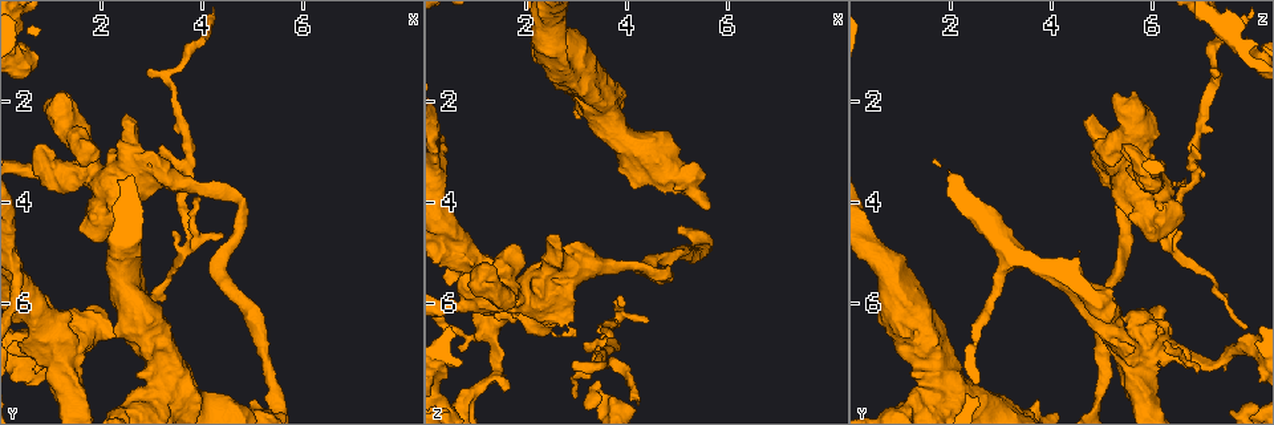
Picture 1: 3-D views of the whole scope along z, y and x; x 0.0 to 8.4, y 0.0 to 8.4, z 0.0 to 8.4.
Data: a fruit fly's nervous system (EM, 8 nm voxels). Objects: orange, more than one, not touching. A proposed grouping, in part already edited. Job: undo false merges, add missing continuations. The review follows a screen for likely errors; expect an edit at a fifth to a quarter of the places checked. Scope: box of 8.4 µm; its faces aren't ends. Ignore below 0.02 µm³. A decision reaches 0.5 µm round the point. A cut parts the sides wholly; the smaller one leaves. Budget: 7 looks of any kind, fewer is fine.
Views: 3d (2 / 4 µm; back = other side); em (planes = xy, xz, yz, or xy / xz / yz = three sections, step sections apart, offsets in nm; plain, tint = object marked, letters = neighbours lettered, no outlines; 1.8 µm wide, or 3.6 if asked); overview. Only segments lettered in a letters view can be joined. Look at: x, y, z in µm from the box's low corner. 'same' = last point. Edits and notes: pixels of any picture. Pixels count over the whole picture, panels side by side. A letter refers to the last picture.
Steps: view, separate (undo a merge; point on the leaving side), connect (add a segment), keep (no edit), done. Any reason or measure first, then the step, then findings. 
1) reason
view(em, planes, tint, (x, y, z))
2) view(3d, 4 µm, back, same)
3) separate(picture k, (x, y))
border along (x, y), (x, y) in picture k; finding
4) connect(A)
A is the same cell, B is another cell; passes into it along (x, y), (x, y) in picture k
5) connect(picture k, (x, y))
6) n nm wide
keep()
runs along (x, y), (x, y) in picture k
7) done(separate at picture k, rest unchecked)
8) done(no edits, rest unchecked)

sharp bend
view(em, planes, plain, (3.25, 1.50, 7.25))

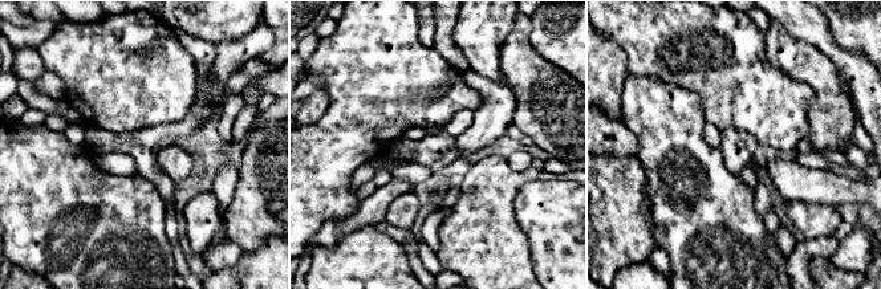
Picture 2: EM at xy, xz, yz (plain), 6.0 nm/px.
see the neighbours
view(em, planes, letters, same)

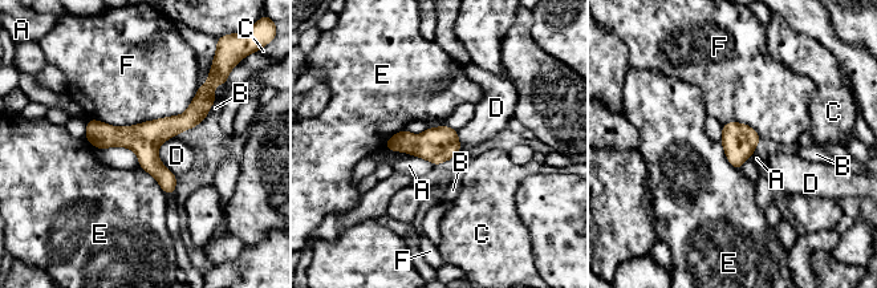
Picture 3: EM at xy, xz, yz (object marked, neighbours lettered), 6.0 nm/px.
connect(picture 3, (693, 181))
E is the same cell, A, B, C, D and F are other cells; it goes on there

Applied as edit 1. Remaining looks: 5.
view(overview)

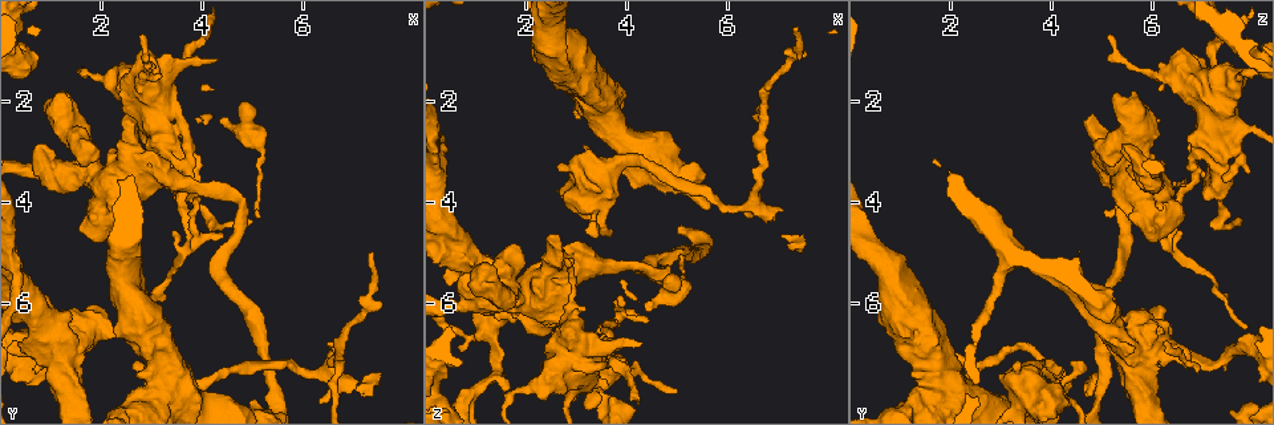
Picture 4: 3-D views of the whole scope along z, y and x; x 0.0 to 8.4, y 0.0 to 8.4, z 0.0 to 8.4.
tapers out
view(3d, 2 µm, (4.40, 4.65, 6.45))

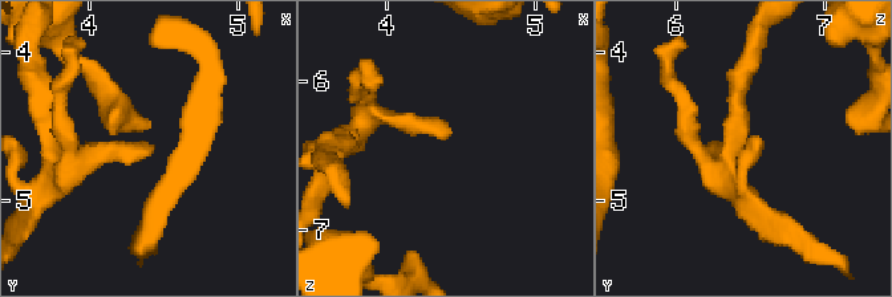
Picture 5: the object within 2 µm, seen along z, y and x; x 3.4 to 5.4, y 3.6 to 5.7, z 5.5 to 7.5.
now the EM
view(em, xy, step 4, letters, (4.38, 4.66, 6.40))

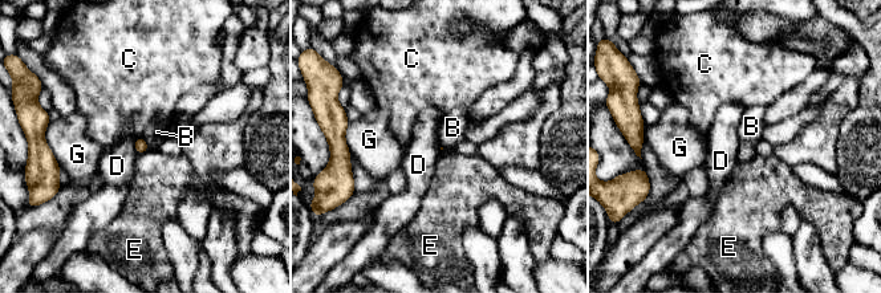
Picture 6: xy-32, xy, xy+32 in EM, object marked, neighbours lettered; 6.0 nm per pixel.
view(em, planes, letters, same)

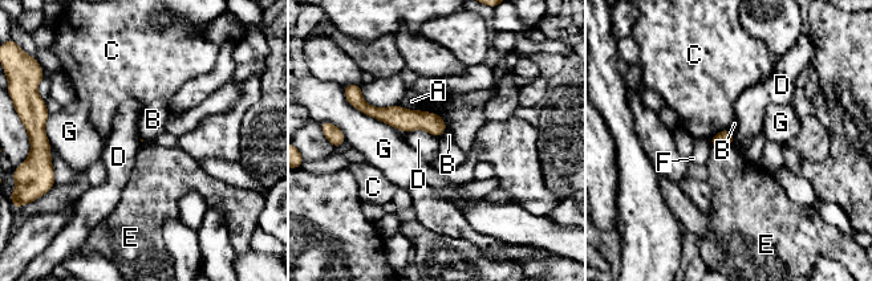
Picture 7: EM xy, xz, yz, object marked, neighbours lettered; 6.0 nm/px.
keep()
A, B, C, D, E, F and G are other cells; runs along (364, 108), (442, 127) in picture 7; none of them fits

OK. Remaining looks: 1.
done(connect at picture 3, rest unchecked)

